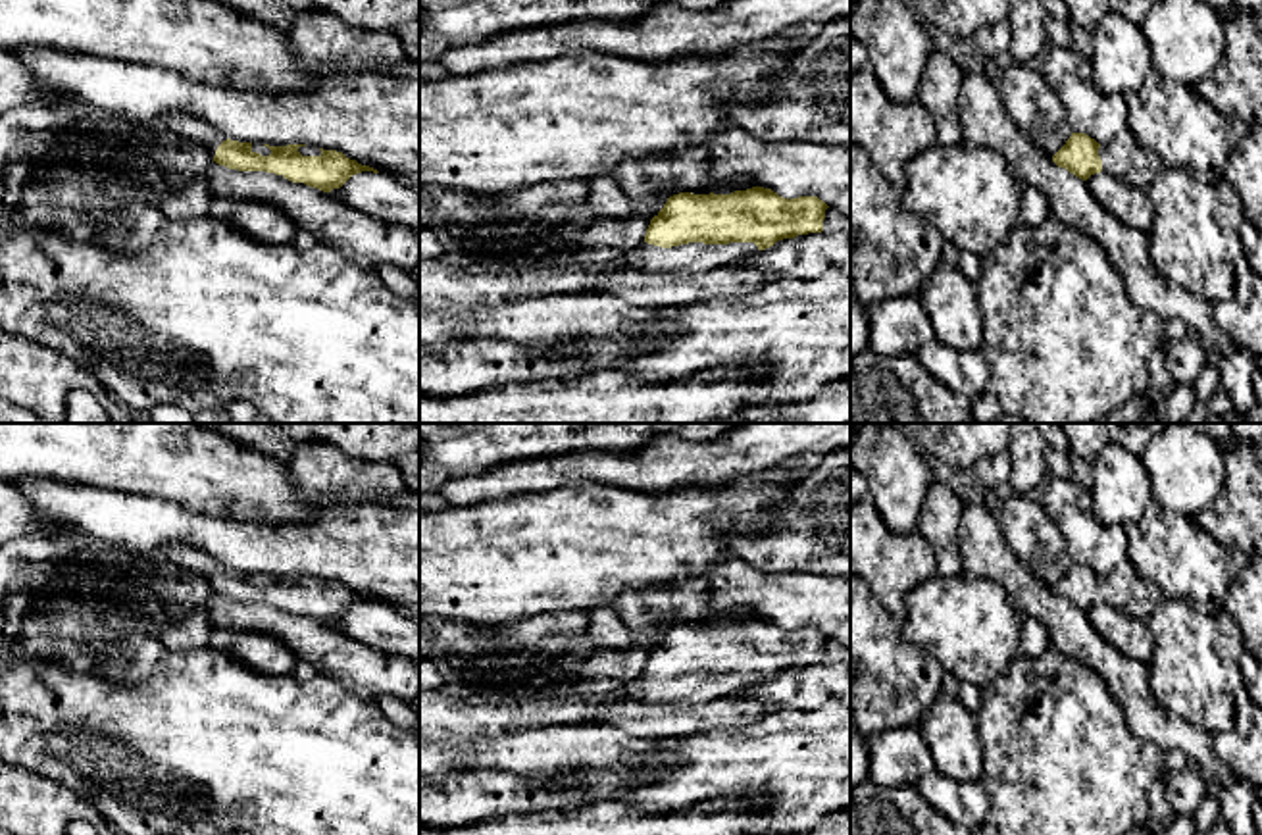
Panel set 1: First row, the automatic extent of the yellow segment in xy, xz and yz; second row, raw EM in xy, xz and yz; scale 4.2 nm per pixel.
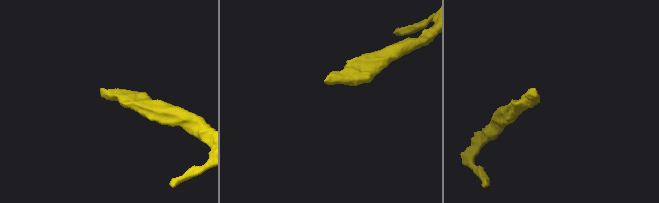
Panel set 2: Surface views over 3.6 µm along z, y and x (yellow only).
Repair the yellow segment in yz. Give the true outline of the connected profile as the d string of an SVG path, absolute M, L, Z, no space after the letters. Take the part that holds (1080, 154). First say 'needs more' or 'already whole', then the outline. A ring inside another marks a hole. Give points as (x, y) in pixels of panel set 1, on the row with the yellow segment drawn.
needs more; M1129 131L1120 133L1102 146L1085 133L1072 133L1066 144L1052 156L1052 162L1083 181L1100 171L1125 179L1135 148L1137 140Z

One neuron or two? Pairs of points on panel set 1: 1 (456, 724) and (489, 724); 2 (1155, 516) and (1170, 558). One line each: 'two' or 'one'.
1: one
2: one

